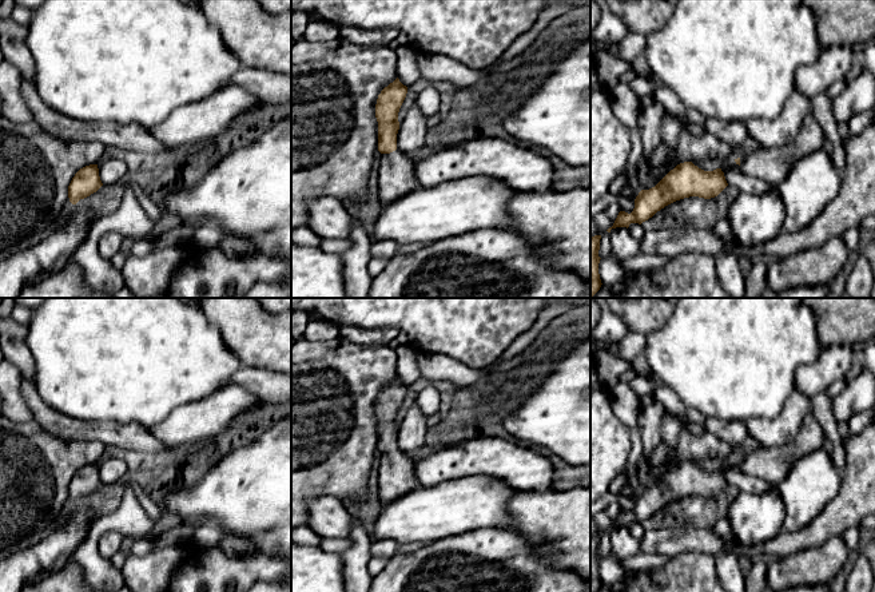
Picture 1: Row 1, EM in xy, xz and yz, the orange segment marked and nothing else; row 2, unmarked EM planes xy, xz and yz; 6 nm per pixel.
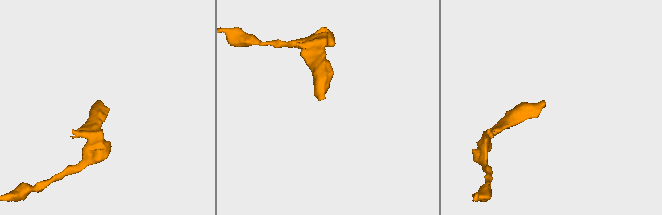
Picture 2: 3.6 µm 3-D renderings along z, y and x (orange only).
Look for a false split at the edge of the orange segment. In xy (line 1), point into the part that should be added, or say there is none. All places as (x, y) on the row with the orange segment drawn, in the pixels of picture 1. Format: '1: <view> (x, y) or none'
1: none

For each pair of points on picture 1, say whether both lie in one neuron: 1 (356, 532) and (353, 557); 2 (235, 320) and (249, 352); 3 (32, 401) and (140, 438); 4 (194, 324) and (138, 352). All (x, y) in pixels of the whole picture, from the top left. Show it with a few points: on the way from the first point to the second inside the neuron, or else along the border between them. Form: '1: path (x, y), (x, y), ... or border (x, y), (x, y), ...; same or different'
1: path (356, 539), (356, 551); same
2: path (243, 328), (249, 333), (249, 344); same
3: path (59, 425), (80, 430), (106, 430), (114, 433); same
4: path (181, 337), (166, 352), (151, 352); same

